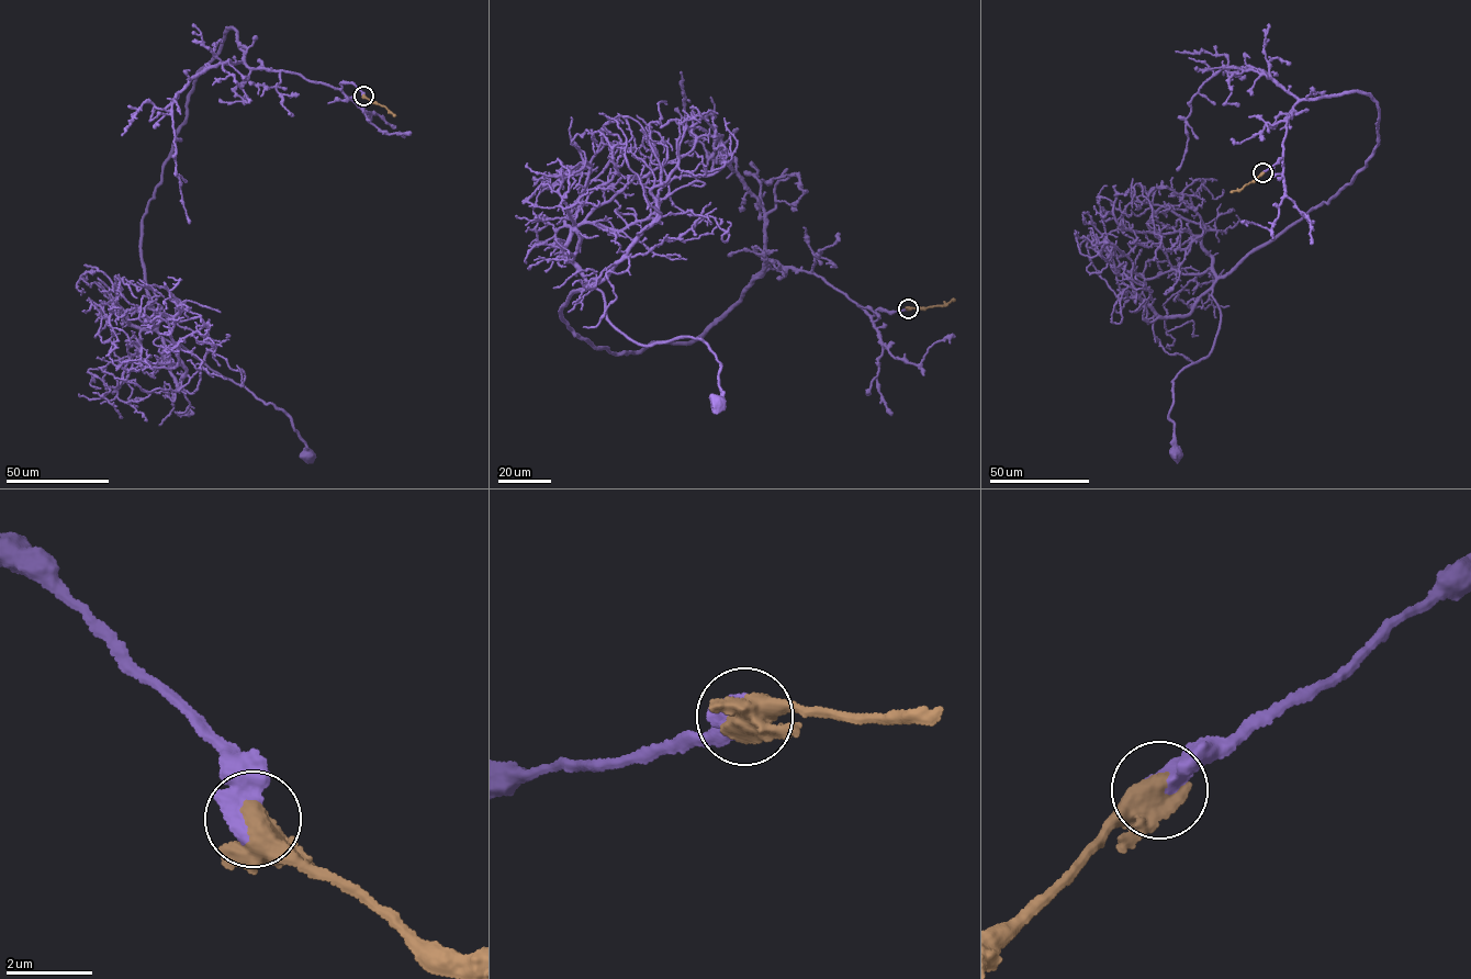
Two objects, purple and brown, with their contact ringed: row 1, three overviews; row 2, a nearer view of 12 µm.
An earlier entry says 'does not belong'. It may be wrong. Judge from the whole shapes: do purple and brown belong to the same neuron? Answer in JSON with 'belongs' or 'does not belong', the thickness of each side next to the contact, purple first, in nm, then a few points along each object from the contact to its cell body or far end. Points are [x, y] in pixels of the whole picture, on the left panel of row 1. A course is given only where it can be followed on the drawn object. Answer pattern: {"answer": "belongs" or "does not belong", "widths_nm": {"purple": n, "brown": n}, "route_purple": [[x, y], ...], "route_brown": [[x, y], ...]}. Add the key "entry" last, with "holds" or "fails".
{"answer": "belongs", "widths_nm": {"purple": 650, "brown": 460}, "route_purple": [[363, 96], [352, 83], [247, 67], [228, 29], [197, 74], [141, 227], [160, 335], [284, 412], [307, 457]], "route_brown": [[363, 96], [395, 115]], "entry": "fails"}

